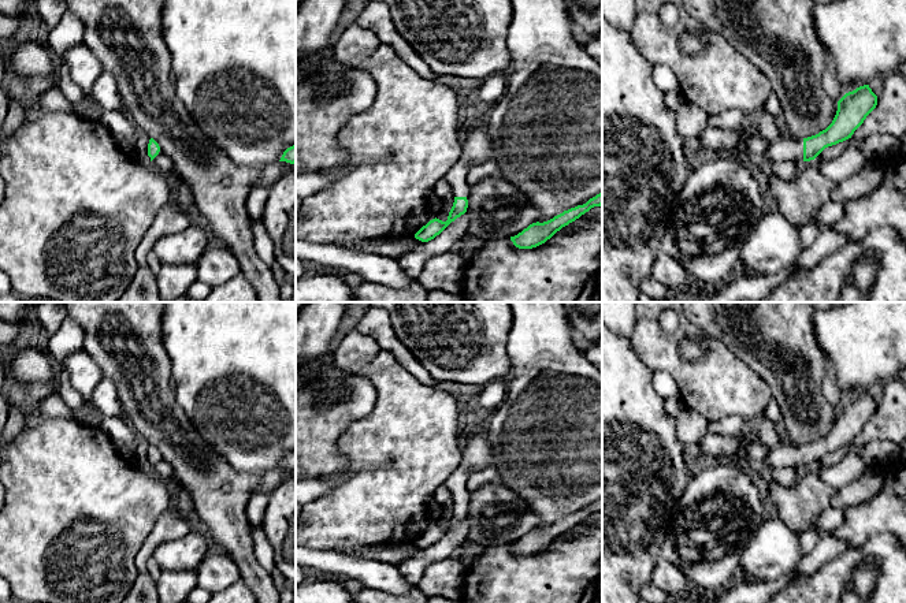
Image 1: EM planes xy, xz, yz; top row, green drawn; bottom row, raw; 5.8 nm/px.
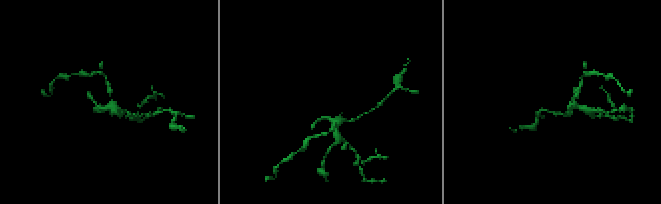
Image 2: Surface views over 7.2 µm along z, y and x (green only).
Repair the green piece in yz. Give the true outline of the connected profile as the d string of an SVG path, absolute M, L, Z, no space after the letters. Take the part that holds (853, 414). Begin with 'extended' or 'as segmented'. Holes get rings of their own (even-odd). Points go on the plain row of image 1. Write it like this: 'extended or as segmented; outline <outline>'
extended; outline M869 391L859 392L838 407L836 421L825 436L802 446L795 446L790 439L780 438L779 444L771 450L765 462L773 469L788 465L814 466L825 454L851 444L876 412L877 402Z

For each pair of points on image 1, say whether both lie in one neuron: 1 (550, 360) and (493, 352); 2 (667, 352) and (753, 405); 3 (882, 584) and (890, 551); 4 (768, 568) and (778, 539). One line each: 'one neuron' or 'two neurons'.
1: two neurons
2: one neuron
3: one neuron
4: one neuron

